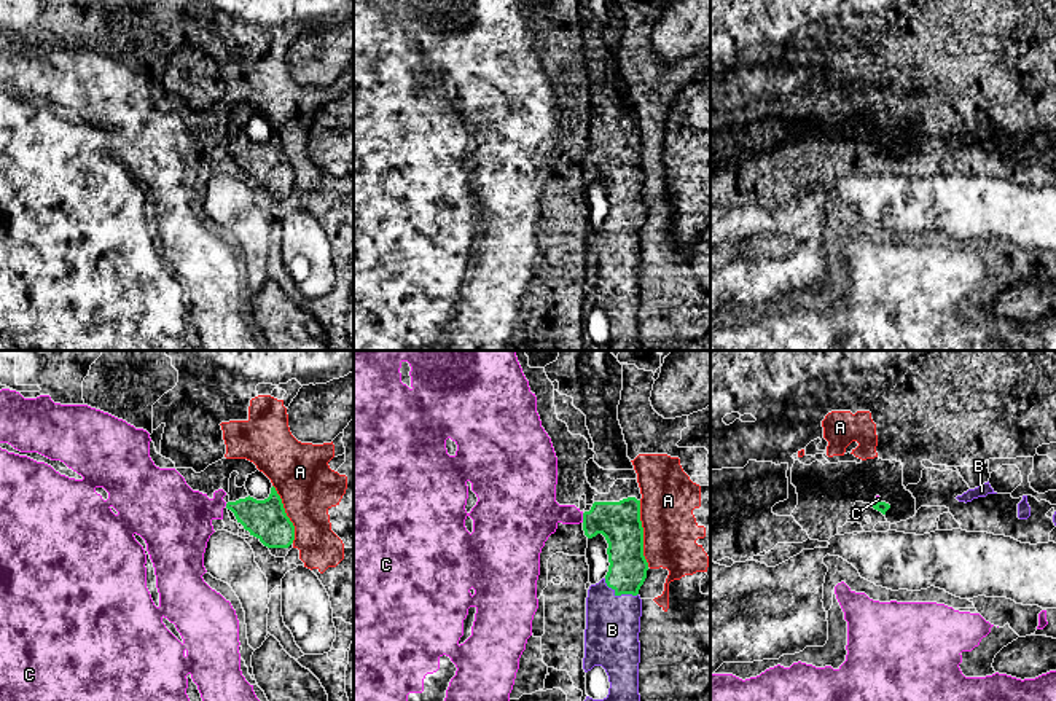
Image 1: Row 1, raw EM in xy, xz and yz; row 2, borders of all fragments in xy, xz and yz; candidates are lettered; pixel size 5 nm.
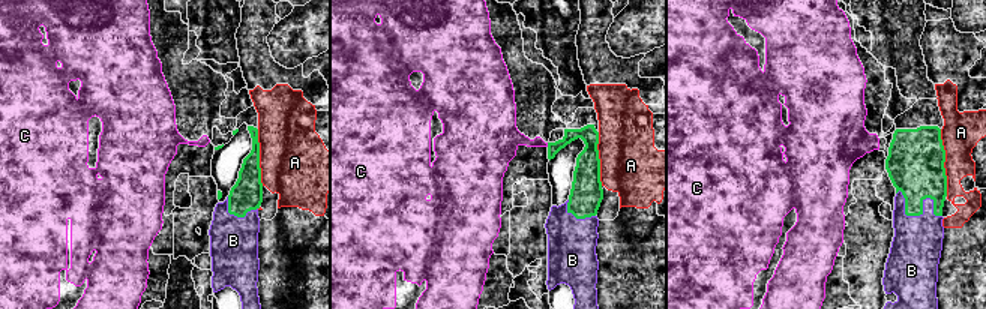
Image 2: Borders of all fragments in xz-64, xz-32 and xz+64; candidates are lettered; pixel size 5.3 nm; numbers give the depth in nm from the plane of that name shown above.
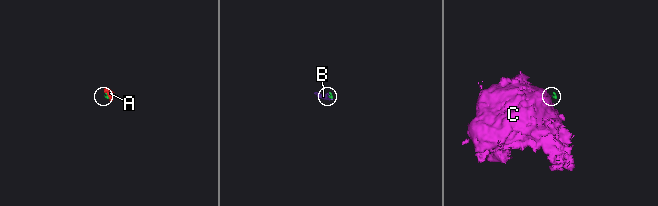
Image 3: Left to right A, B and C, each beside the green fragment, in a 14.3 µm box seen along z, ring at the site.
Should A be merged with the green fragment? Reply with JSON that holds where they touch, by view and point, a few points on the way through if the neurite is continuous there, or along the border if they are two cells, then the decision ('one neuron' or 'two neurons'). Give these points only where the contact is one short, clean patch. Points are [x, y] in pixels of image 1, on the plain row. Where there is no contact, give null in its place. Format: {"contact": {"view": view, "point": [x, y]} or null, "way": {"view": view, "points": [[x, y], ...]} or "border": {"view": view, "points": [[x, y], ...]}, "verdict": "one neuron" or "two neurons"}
{"contact": {"view": "xz", "point": [642, 177]}, "verdict": "two neurons"}

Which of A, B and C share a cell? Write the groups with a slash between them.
A / B / C

